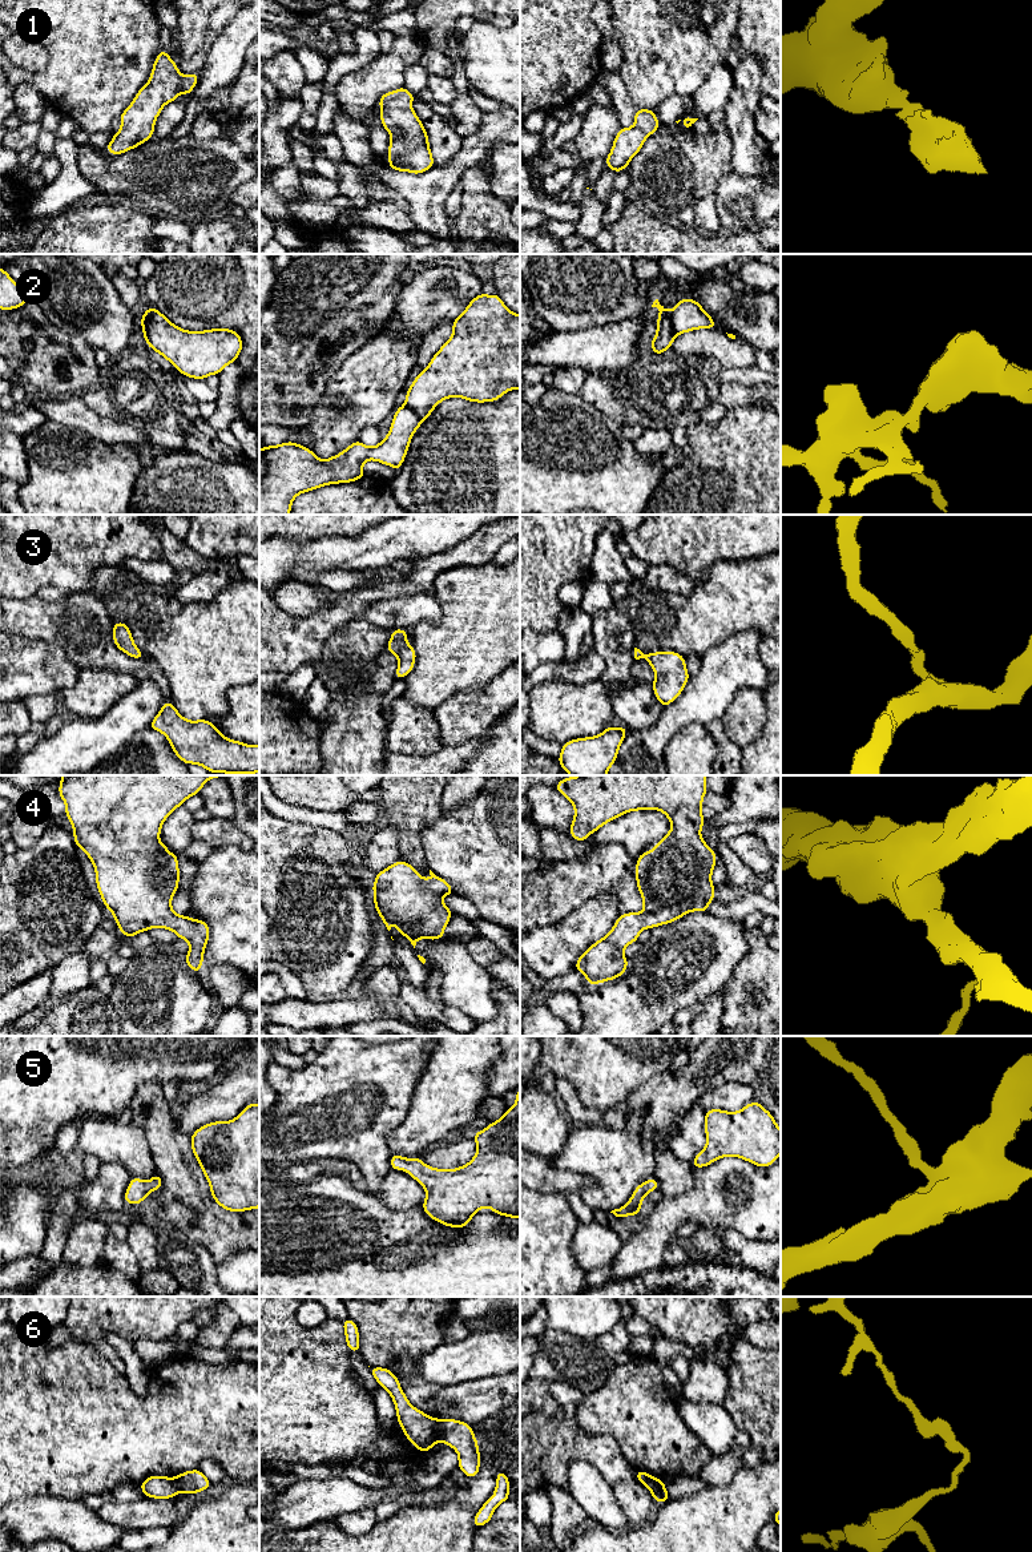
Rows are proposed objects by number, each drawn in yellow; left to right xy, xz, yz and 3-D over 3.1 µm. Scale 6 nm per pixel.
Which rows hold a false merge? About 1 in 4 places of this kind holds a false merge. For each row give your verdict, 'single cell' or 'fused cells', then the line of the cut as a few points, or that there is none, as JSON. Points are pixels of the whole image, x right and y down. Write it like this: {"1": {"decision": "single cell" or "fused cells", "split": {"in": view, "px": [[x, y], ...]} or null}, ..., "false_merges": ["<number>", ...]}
{"1": {"decision": "single cell", "split": null}, "2": {"decision": "fused cells", "split": {"in": "xy", "px": [[150, 306], [148, 323], [142, 330]]}}, "3": {"decision": "single cell", "split": null}, "4": {"decision": "single cell", "split": null}, "5": {"decision": "single cell", "split": null}, "6": {"decision": "fused cells", "split": {"in": "xz", "px": [[435, 1419], [440, 1440]]}}, "false_merges": ["2", "6"]}

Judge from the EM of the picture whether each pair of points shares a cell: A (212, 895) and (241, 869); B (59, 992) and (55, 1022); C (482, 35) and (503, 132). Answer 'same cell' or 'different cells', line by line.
A: same cell
B: different cells
C: different cells

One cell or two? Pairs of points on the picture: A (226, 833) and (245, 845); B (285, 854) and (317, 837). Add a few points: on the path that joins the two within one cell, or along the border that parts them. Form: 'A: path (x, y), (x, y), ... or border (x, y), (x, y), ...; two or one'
A: path (230, 834), (241, 841); one
B: path (293, 854), (301, 853), (309, 845); one

